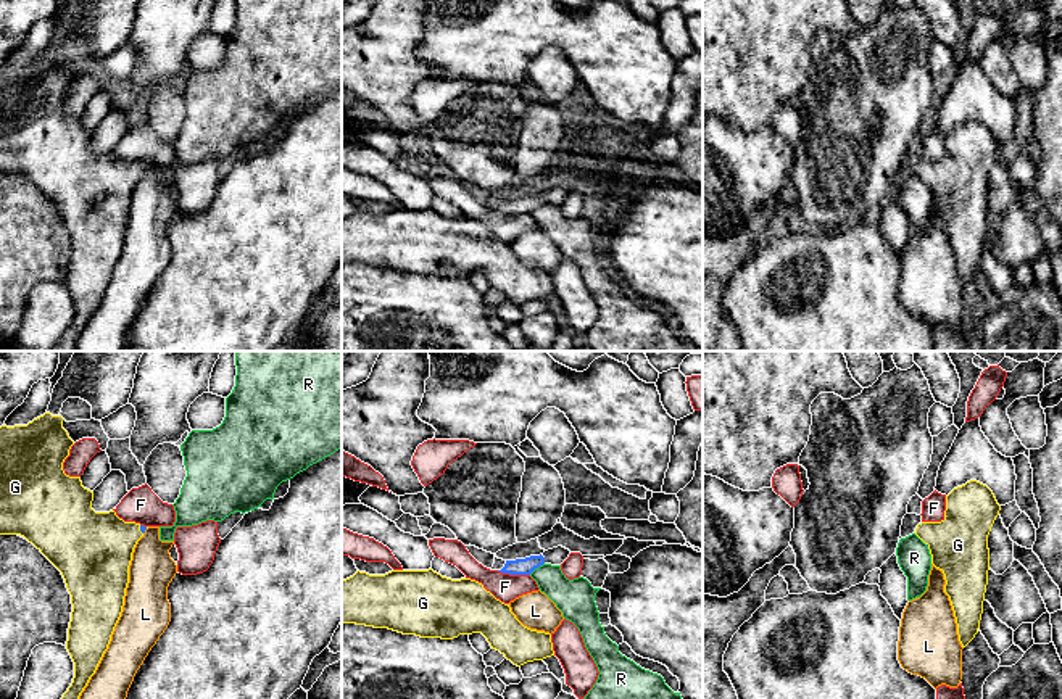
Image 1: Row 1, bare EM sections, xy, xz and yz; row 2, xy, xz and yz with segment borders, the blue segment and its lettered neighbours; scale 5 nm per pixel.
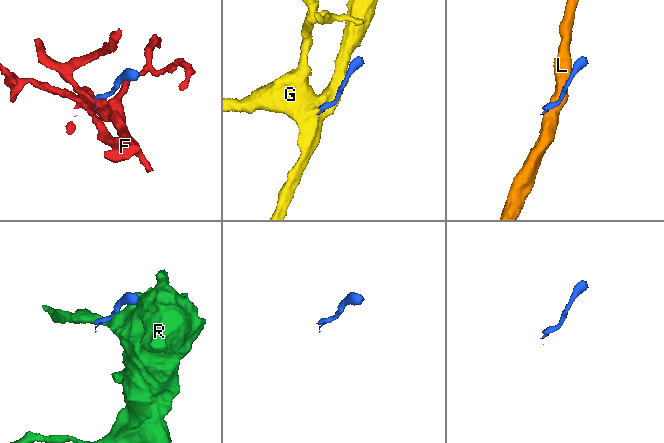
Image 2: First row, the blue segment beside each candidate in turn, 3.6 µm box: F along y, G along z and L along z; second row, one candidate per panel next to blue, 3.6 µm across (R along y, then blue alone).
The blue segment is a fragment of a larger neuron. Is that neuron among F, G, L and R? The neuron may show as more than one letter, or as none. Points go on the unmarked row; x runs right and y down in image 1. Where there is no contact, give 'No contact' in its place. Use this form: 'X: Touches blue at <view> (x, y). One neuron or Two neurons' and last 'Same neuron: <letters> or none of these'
F: Touches blue at xz (513, 213). Two neurons
G: Touches blue at xy (141, 169). One neuron
L: Touches blue at xy (144, 171). Two neurons
R: Touches blue at xz (535, 206). Two neurons
Same neuron: G

